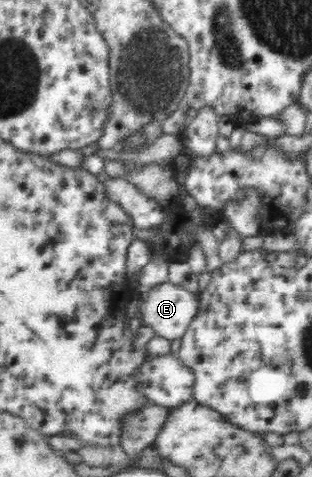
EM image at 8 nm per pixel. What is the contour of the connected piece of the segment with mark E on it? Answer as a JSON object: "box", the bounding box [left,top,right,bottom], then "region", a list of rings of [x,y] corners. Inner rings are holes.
{"box":[138,282,199,341],"region":[[[169,282],[152,286],[148,291],[141,293],[141,300],[138,303],[141,324],[149,326],[155,332],[154,336],[169,341],[177,340],[187,332],[191,321],[196,317],[198,300],[199,295],[191,294]]]}

